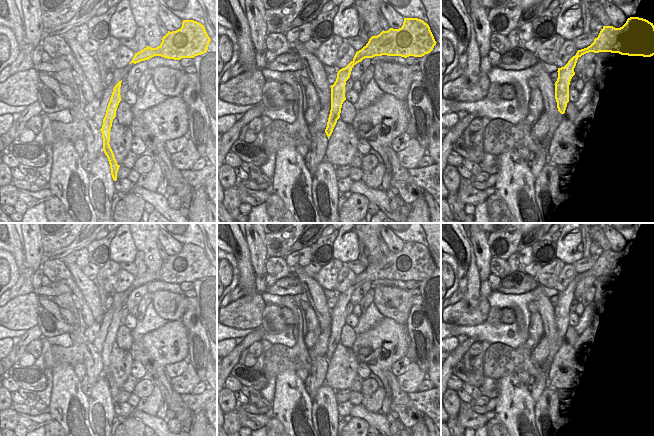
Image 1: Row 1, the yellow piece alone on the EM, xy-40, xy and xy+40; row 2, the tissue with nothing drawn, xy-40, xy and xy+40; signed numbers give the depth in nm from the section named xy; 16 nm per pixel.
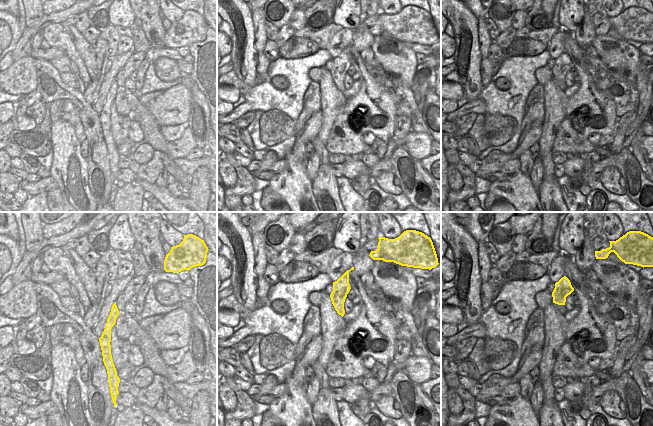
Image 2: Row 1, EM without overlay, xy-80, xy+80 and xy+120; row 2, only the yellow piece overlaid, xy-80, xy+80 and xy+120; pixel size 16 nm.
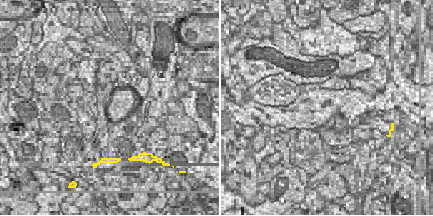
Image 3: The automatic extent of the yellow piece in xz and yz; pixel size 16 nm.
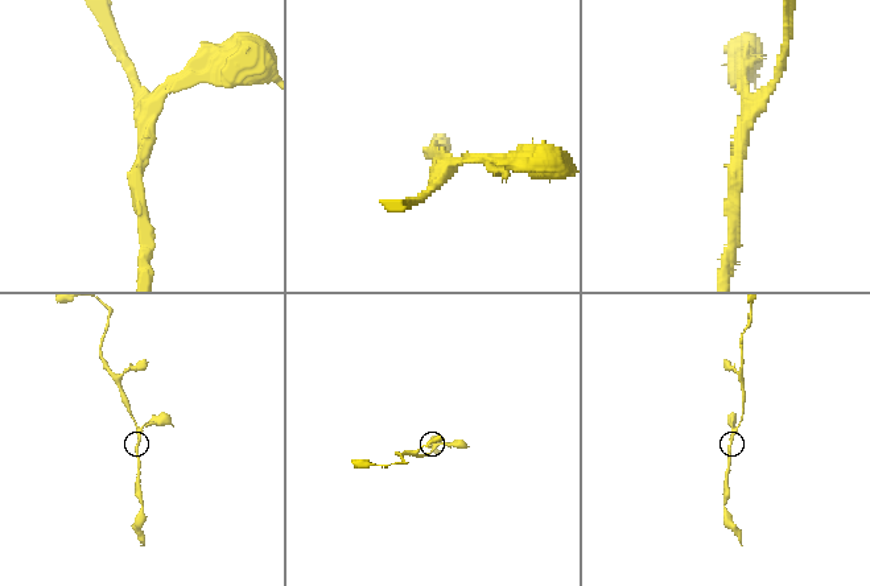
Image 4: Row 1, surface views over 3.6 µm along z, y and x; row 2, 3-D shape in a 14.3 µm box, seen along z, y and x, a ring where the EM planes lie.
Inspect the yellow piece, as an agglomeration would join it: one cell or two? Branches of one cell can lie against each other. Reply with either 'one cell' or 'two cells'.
one cell

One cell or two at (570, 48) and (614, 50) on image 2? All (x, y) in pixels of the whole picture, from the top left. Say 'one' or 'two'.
two

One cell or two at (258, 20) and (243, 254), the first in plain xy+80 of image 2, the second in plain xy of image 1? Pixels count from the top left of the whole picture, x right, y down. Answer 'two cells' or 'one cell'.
two cells

